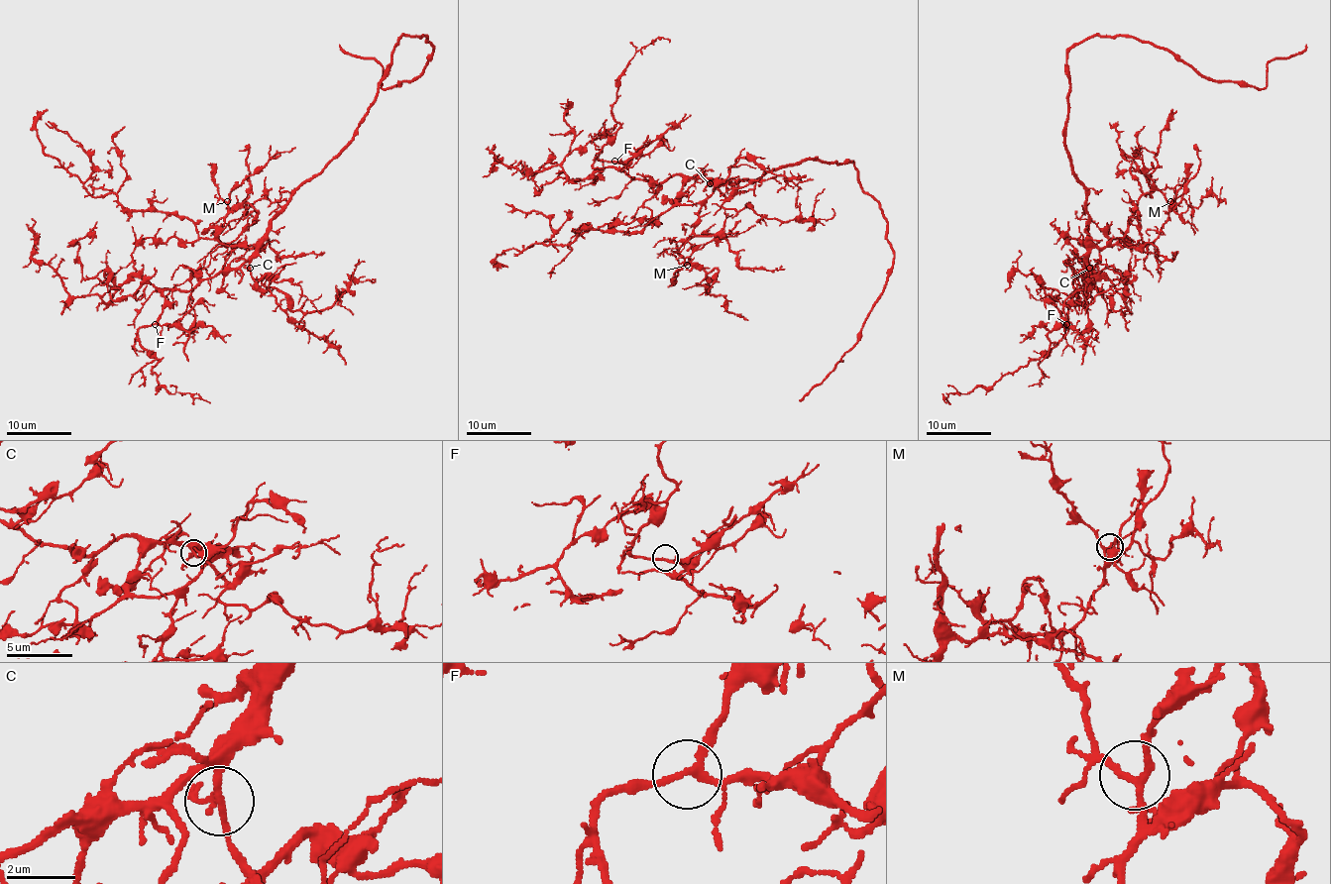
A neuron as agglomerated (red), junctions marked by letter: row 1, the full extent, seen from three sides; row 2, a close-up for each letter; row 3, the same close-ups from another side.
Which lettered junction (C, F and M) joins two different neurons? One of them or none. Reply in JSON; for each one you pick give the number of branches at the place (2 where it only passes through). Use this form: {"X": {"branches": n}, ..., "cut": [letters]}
{"cut": []}

